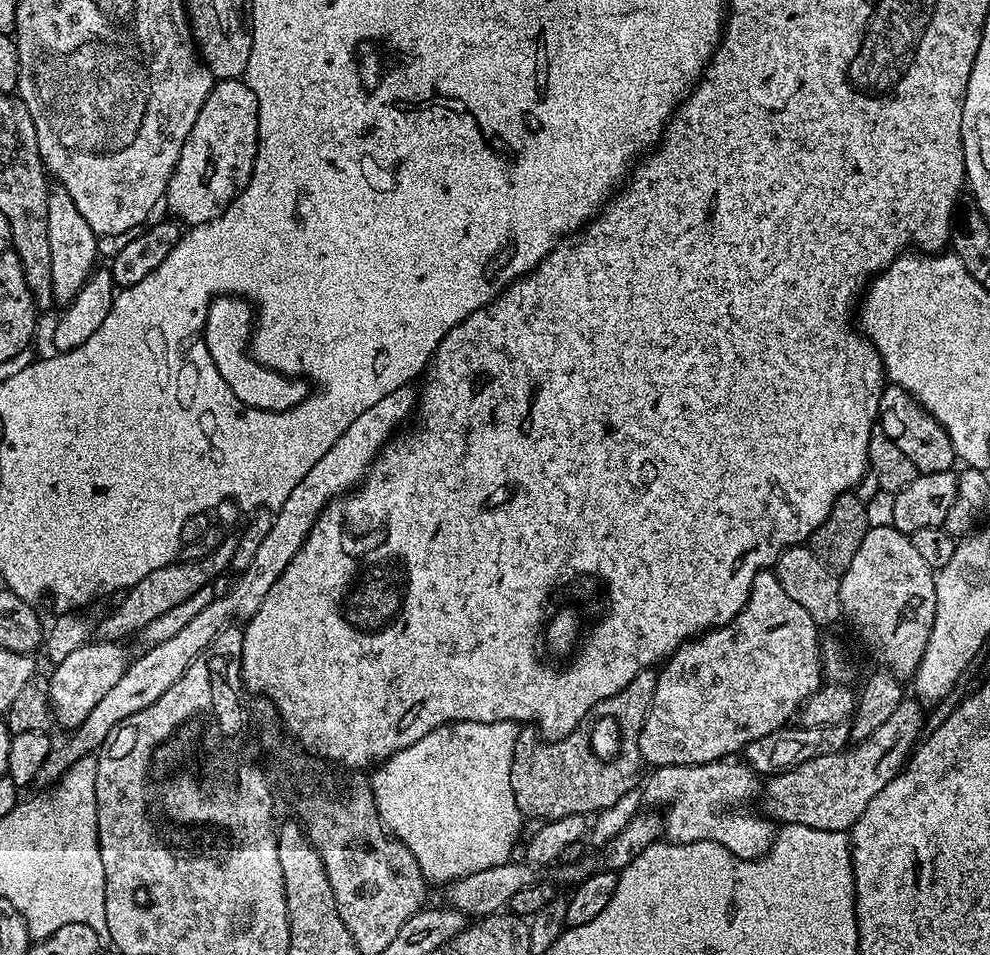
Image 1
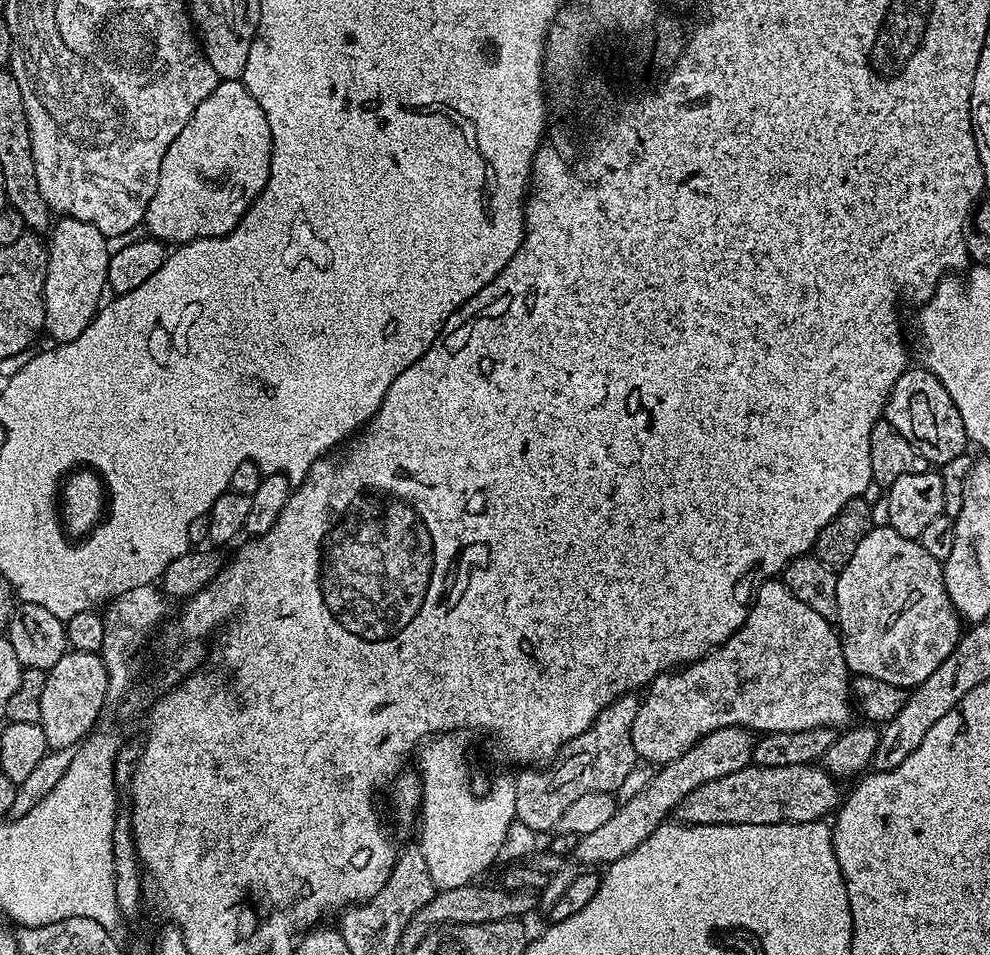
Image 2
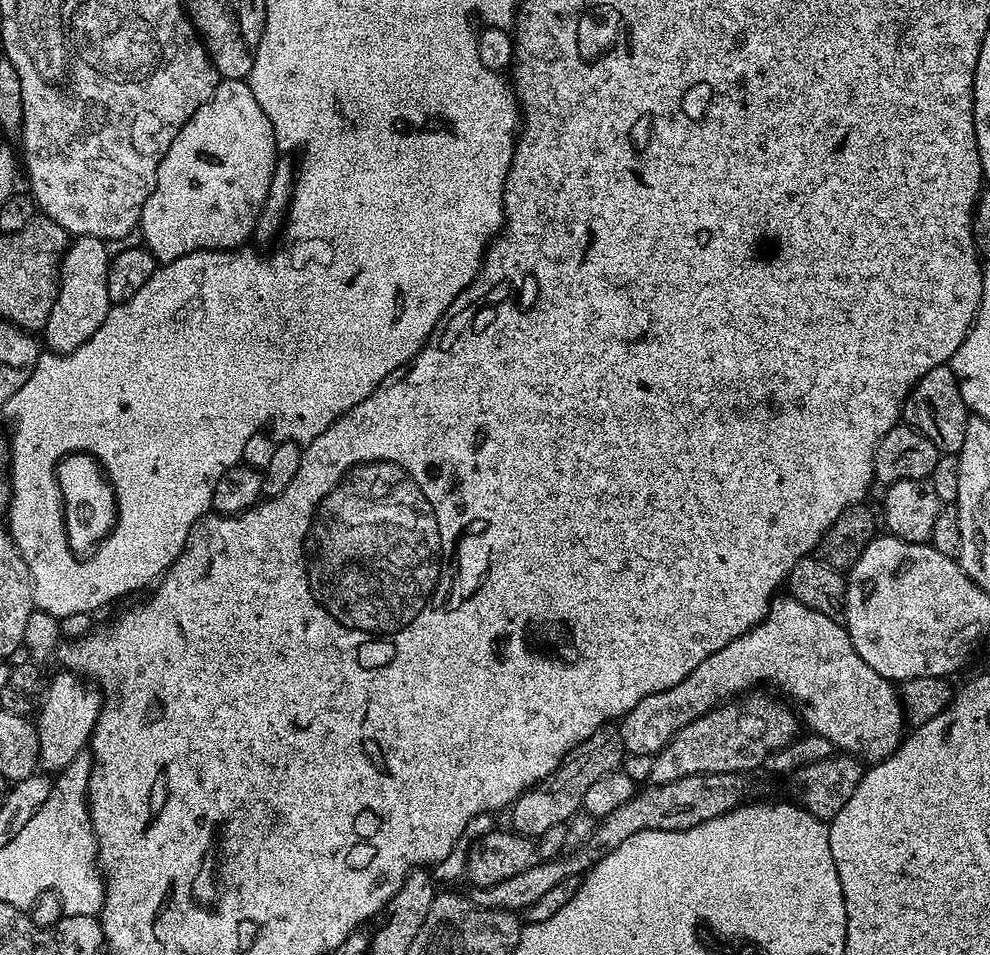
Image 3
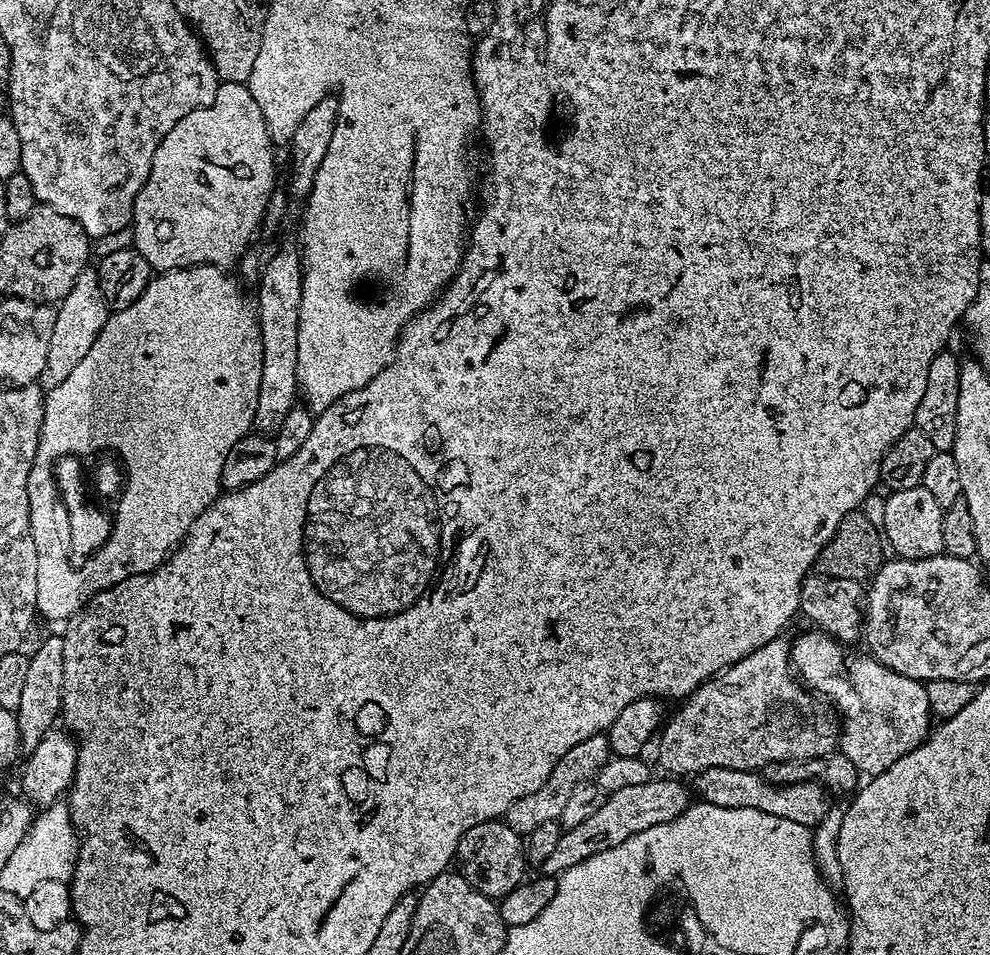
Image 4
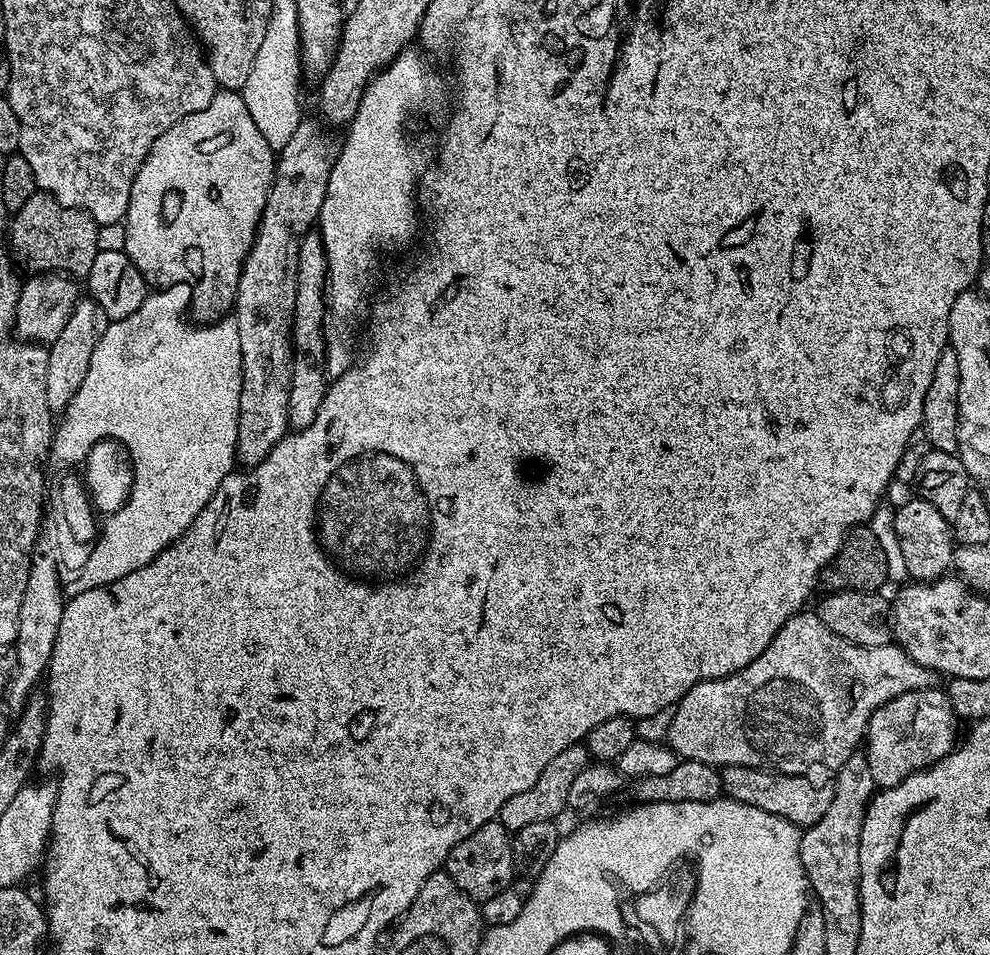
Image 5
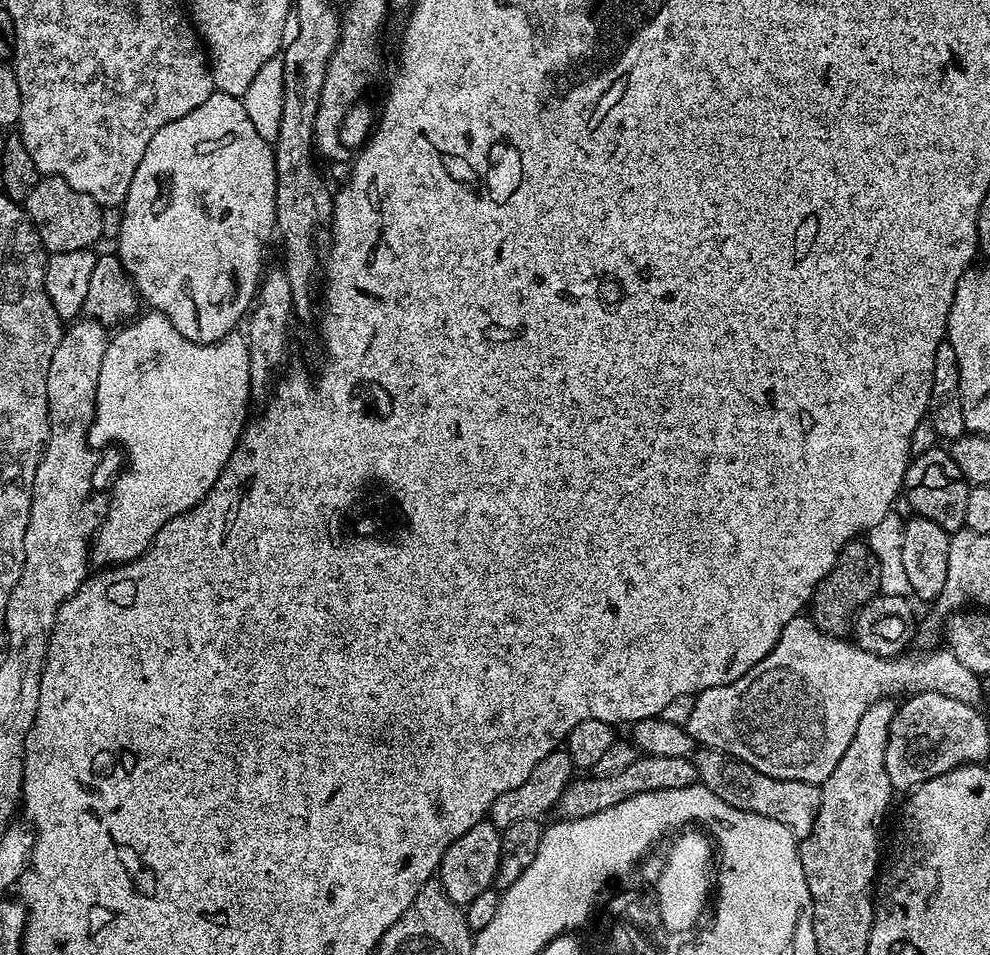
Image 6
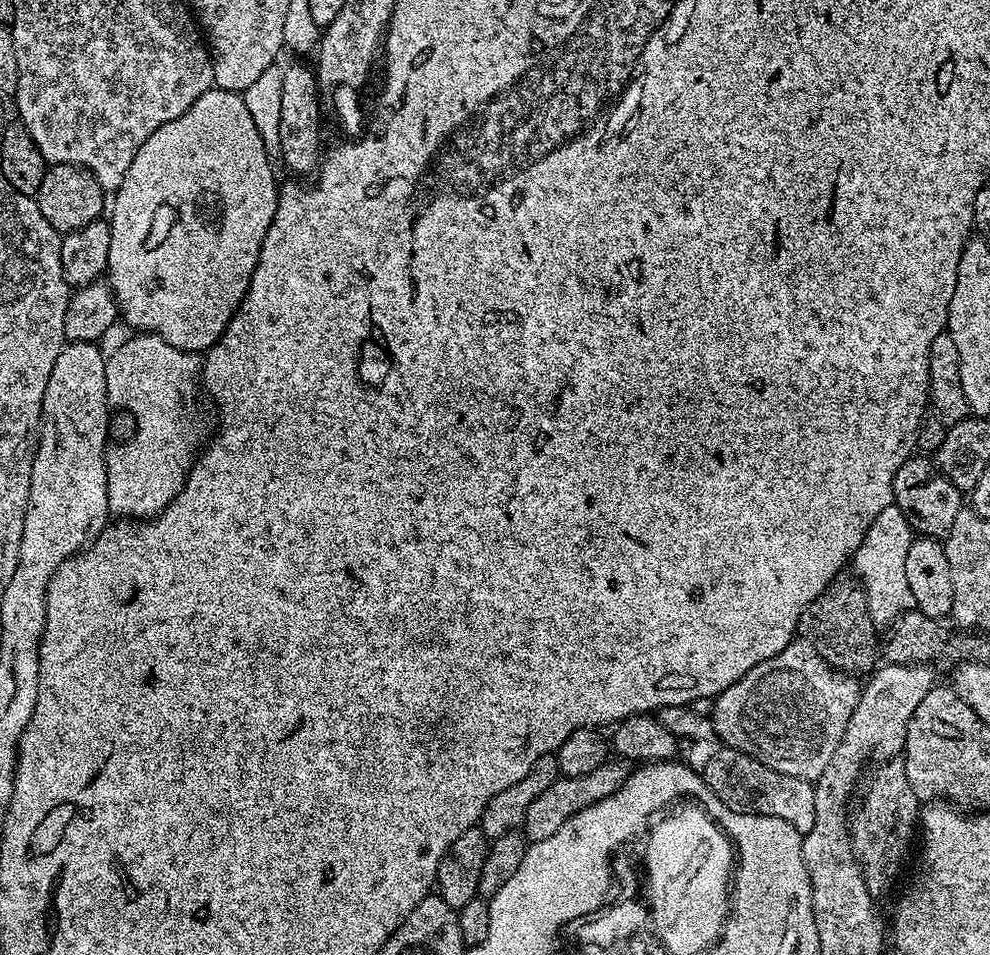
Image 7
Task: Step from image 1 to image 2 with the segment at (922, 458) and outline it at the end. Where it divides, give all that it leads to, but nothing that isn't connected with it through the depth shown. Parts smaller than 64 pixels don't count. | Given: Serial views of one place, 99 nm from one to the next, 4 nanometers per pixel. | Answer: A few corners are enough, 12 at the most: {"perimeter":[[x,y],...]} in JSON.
{"perimeter":[[923,366],[894,382],[883,419],[929,465],[969,451],[962,414]]}

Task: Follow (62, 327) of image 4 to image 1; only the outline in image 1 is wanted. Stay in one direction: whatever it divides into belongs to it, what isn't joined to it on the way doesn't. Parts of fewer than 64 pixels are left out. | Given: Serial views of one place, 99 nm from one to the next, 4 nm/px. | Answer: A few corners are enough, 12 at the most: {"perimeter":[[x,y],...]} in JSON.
{"perimeter":[[70,190],[46,198],[52,299],[66,306],[97,267],[98,237]]}

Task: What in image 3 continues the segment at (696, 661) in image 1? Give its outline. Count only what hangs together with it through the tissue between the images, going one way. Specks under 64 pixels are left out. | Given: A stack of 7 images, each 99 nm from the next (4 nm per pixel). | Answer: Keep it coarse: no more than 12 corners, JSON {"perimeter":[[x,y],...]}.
{"perimeter":[[780,594],[749,632],[619,721],[651,758],[692,720],[781,688],[869,765],[906,735],[893,681],[835,615]]}

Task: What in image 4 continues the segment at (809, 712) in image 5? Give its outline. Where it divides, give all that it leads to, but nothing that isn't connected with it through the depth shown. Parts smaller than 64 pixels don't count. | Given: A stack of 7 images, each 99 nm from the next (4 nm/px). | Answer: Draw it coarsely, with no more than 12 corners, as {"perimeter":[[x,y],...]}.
{"perimeter":[[766,642],[659,733],[672,778],[837,751],[837,717]]}

